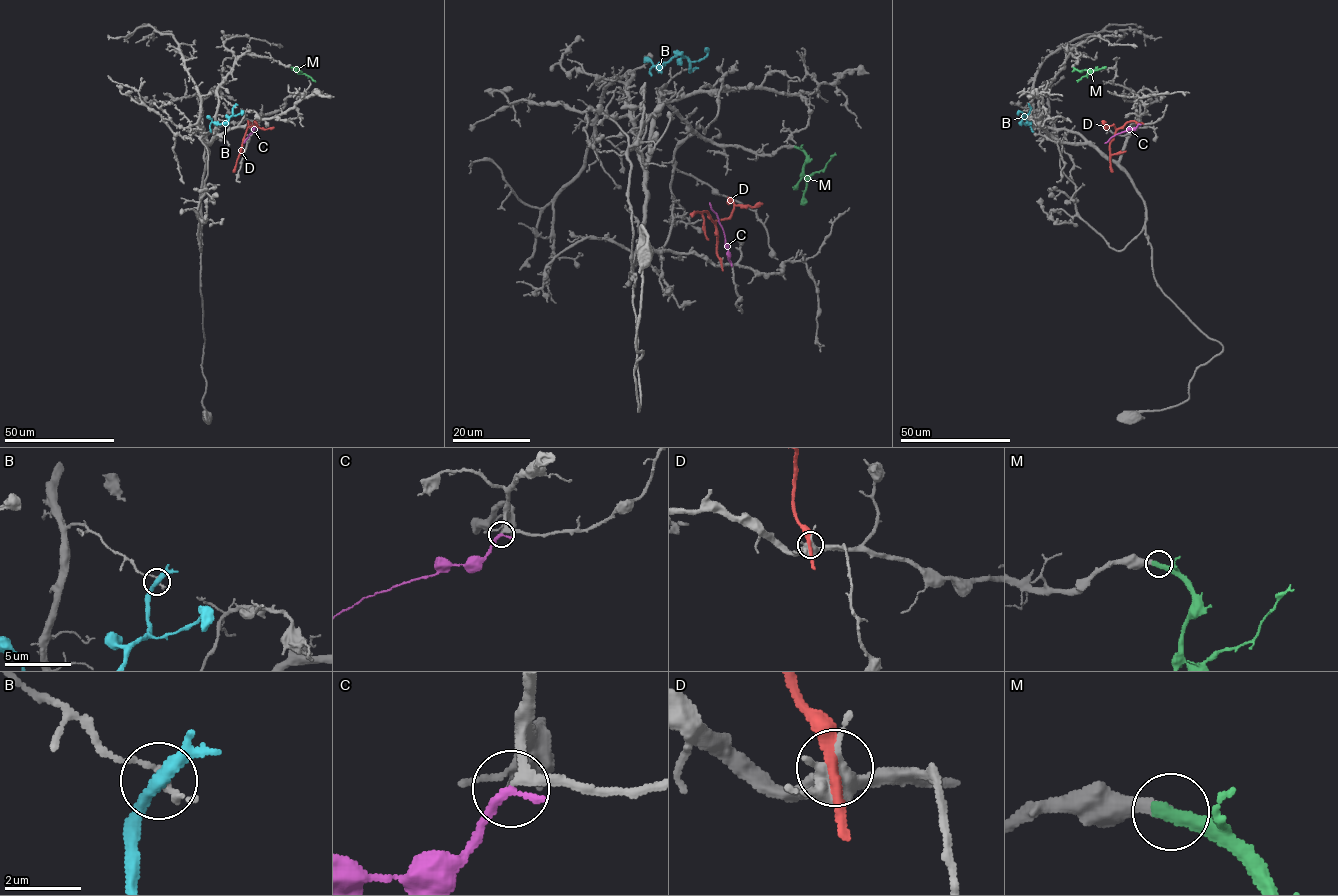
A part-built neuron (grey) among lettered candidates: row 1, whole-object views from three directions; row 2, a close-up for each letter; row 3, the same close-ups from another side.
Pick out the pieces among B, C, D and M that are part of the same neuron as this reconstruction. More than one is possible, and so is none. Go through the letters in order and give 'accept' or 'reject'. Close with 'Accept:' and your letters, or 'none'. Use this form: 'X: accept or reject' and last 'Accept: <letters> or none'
B: reject
C: accept
D: reject
M: accept
Accept: C, M

